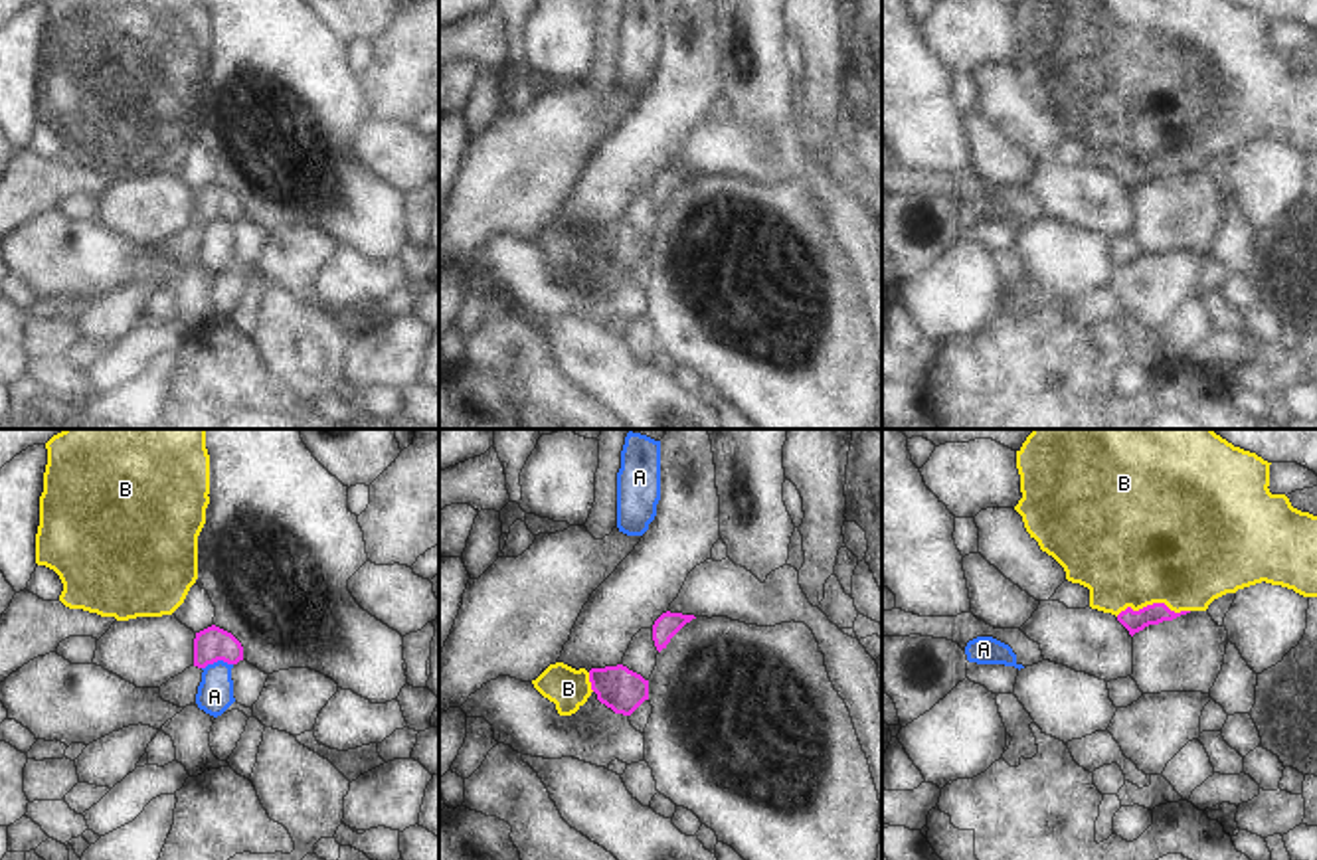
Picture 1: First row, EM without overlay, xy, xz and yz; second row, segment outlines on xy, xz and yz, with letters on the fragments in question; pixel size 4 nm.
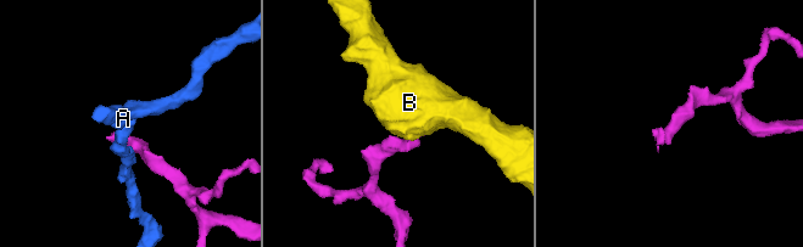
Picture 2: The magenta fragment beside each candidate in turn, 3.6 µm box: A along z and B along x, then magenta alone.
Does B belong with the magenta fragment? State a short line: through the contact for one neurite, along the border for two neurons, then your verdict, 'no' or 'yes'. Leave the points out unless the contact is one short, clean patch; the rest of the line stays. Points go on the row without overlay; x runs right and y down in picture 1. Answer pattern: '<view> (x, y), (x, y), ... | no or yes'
yz (1134, 178), (1153, 161), (1147, 151), (1147, 99) | yes

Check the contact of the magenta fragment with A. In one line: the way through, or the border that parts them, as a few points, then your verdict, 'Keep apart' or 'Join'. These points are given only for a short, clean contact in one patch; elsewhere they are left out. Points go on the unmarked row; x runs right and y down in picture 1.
Boundary: xy (232, 220), (218, 218), (202, 226). Keep apart.

